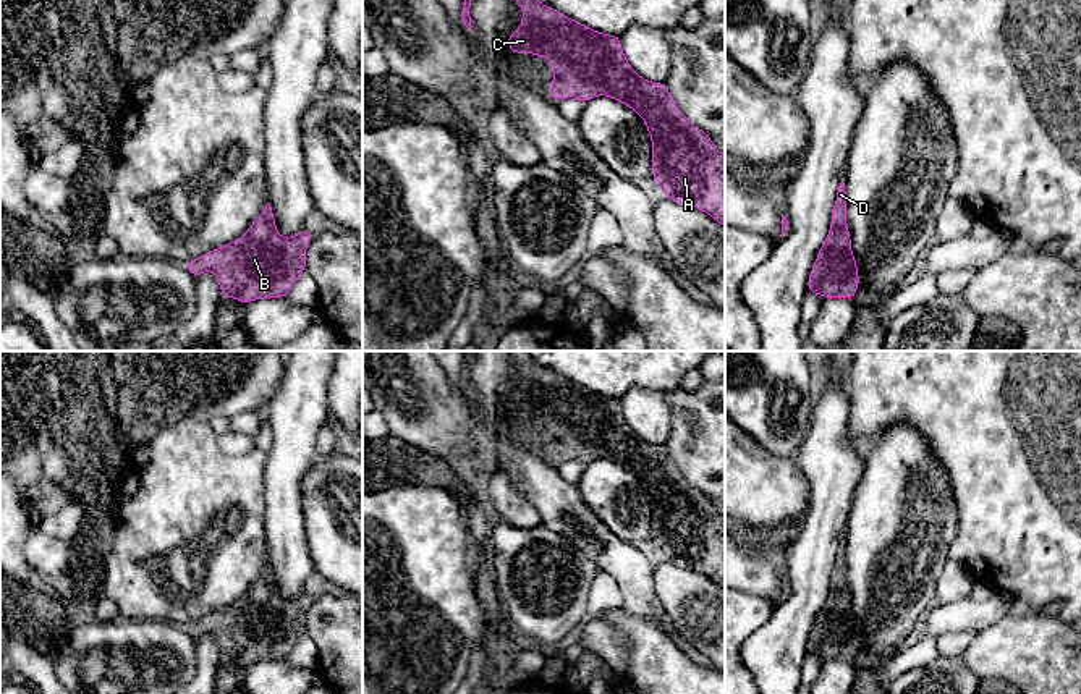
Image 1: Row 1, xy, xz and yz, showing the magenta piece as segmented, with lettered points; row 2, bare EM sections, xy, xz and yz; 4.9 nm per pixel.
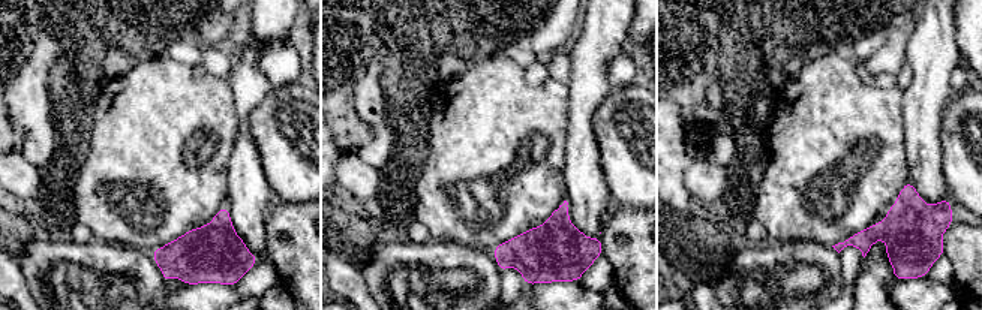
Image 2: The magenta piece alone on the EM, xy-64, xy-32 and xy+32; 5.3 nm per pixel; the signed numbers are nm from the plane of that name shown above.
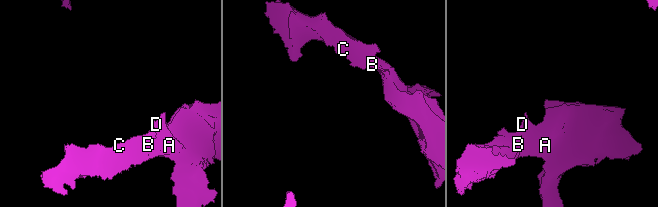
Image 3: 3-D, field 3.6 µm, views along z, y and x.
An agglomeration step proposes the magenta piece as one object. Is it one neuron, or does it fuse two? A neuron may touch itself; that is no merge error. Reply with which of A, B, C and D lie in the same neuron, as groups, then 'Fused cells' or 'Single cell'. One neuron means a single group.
Groups: A B C D. Single cell

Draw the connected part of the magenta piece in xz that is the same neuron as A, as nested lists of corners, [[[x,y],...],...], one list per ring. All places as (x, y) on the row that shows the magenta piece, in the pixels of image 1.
[[[539,0],[515,2],[523,8],[523,19],[507,37],[510,53],[540,55],[550,61],[553,84],[547,94],[555,100],[576,97],[584,104],[597,95],[607,95],[638,112],[654,147],[652,176],[667,197],[699,209],[725,226],[725,155],[707,133],[681,113],[667,84],[647,81],[631,68],[620,36],[594,31]]]

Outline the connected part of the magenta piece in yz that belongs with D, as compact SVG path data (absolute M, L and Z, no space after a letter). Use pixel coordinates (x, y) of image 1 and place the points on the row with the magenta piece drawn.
M840 184L832 209L830 231L817 251L817 259L808 278L808 293L825 298L854 299L859 288L856 257L846 223L846 191Z

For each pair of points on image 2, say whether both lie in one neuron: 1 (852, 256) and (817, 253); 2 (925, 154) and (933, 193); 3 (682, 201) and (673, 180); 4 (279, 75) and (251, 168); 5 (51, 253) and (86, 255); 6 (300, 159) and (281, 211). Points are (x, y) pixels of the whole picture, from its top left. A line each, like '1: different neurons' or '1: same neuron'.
1: different neurons
2: same neuron
3: same neuron
4: different neurons
5: same neuron
6: different neurons

